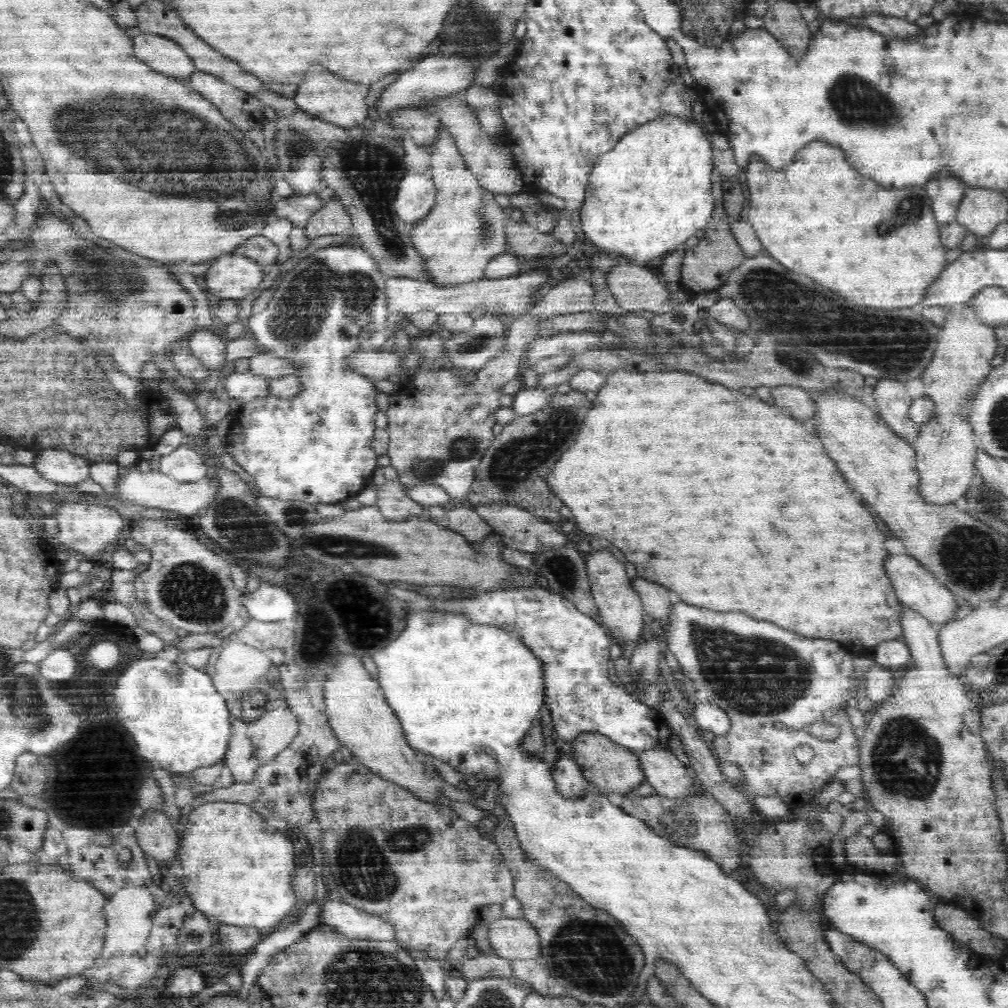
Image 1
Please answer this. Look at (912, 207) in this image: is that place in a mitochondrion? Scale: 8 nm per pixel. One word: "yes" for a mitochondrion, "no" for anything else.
yes

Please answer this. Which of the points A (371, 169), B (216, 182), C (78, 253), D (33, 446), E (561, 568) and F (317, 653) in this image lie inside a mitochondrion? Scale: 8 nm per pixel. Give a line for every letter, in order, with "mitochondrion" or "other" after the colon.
A: mitochondrion
B: mitochondrion
C: mitochondrion
D: other
E: mitochondrion
F: mitochondrion

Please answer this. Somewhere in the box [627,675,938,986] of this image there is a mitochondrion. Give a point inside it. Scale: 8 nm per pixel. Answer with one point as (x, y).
(676, 824)

